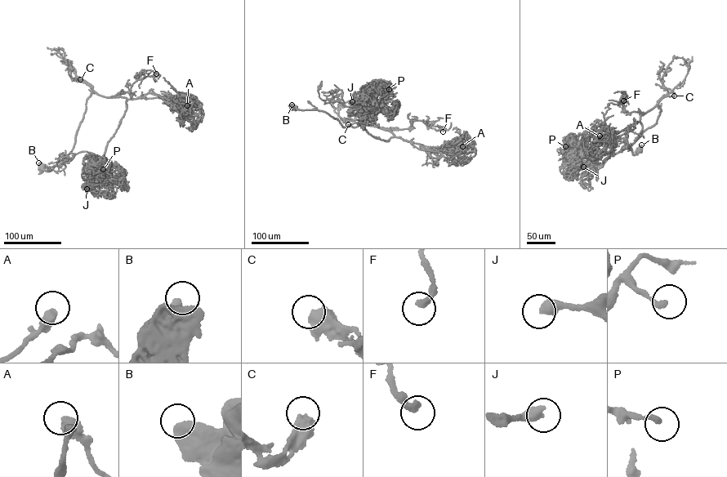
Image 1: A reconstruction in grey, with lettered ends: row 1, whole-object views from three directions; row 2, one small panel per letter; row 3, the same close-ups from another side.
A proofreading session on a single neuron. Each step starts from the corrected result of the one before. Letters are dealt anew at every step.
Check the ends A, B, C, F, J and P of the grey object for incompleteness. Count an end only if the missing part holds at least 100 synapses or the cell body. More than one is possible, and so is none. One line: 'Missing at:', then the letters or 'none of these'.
Missing at: C

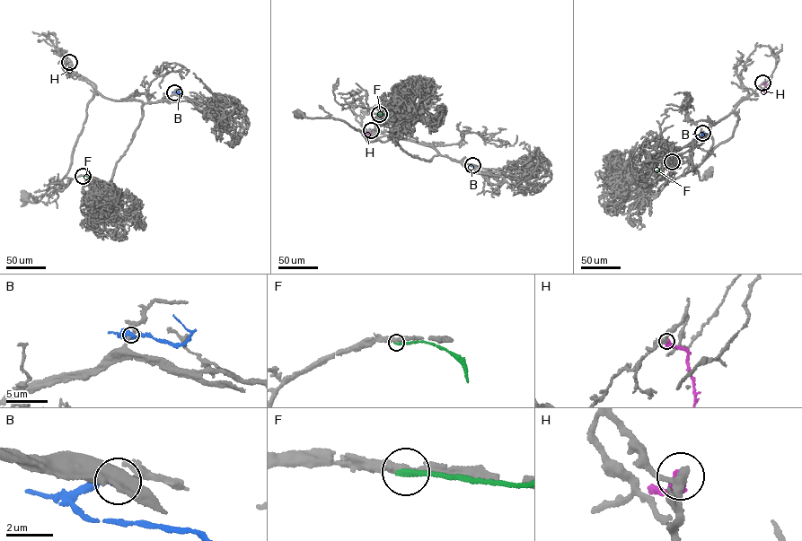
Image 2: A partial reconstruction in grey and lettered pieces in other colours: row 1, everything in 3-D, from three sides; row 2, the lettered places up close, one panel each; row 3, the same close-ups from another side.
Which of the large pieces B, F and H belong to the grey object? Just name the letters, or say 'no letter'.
no letter

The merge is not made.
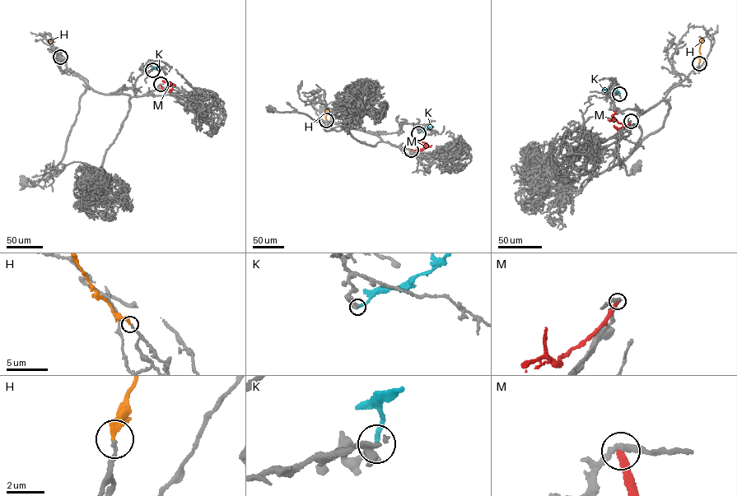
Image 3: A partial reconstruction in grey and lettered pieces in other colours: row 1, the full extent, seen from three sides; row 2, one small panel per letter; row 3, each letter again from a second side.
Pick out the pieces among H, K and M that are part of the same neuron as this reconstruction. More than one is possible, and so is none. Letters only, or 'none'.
H

